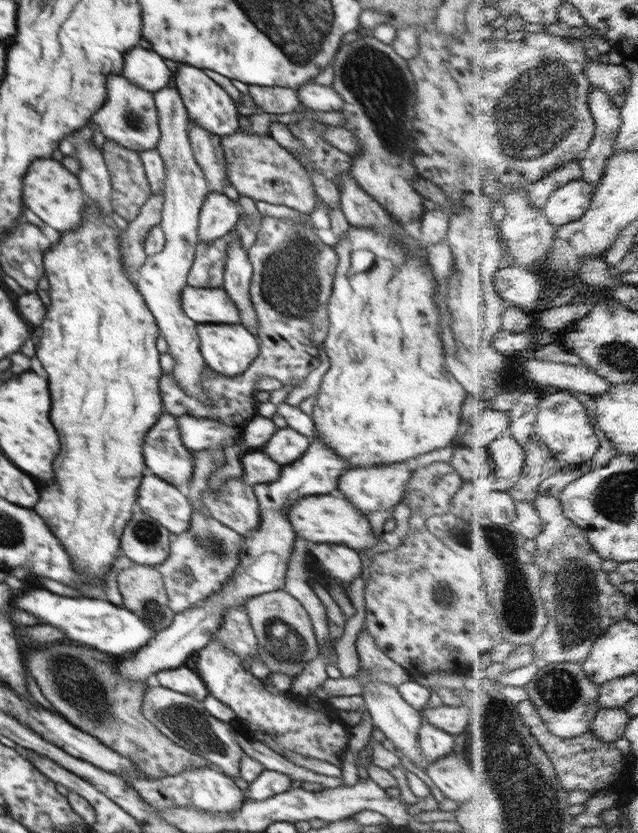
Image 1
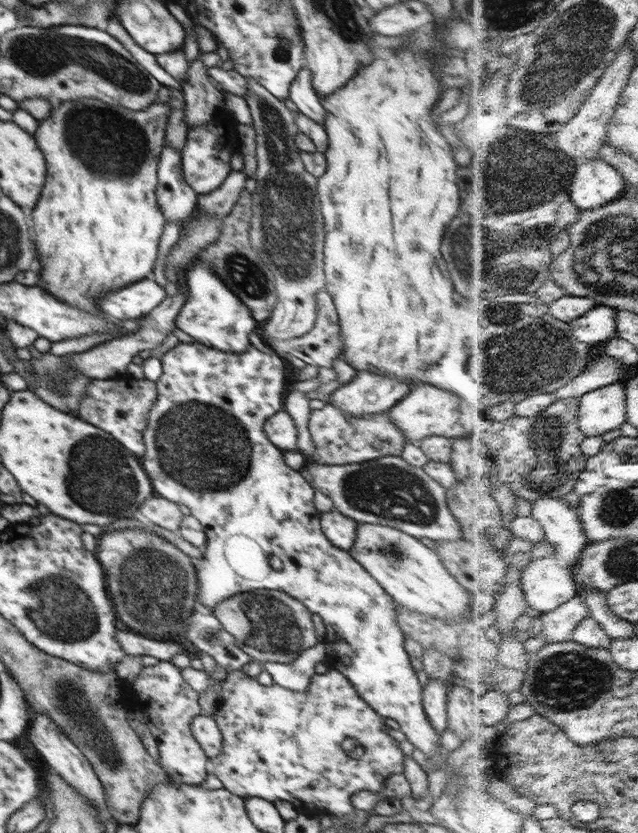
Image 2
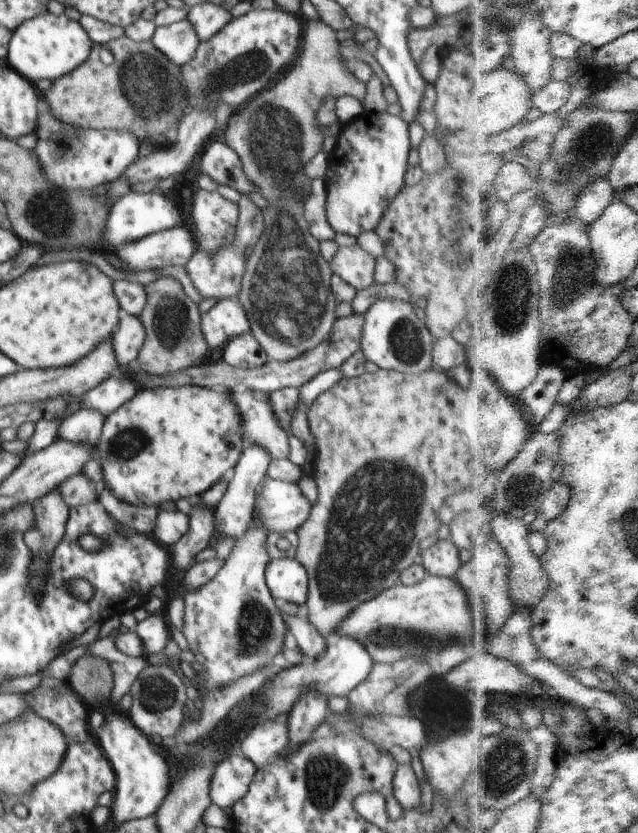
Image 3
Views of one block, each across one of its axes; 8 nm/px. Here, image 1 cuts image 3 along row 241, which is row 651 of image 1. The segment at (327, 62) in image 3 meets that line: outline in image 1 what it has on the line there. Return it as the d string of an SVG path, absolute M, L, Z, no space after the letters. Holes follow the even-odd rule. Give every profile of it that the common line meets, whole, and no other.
M283 588L265 592L245 602L246 613L258 643L258 655L267 670L298 676L304 665L318 655L319 644L307 610Z

